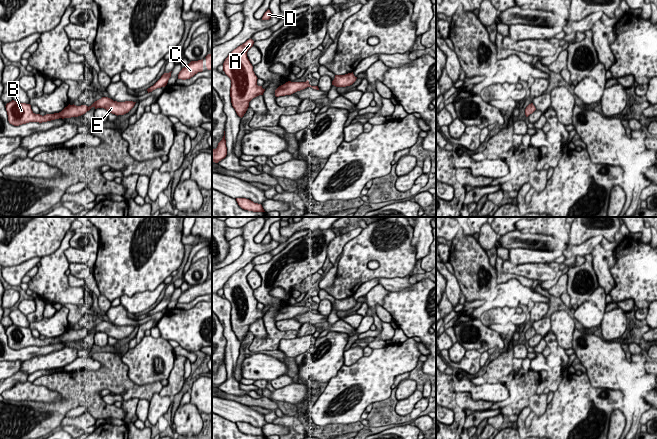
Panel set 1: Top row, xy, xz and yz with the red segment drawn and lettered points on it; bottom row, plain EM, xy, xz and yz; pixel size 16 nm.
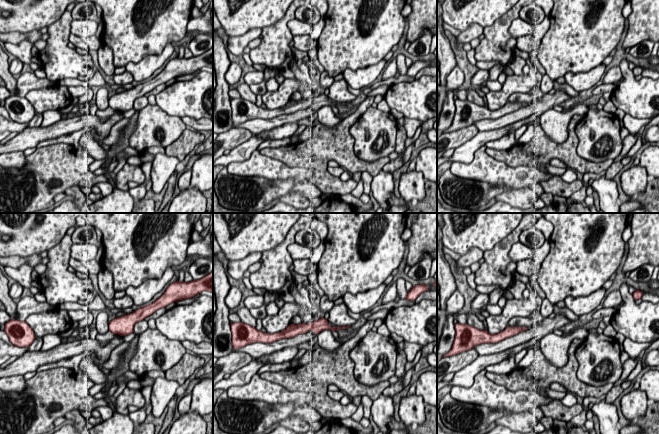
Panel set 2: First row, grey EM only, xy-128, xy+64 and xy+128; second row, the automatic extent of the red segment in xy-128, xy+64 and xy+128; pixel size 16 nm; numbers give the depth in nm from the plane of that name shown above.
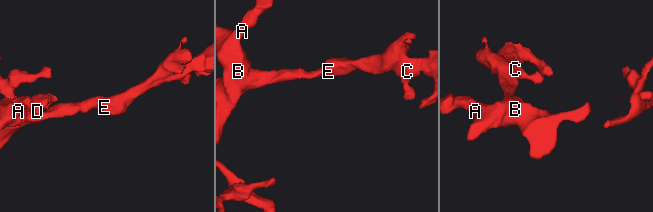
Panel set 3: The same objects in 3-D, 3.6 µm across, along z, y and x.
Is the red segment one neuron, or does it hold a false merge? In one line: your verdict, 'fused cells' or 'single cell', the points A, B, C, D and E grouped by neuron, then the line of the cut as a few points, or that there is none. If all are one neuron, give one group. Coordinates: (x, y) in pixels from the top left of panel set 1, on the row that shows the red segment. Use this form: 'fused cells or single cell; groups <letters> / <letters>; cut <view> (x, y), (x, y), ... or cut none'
fused cells; groups A B D / C E; cut xy (81, 106), (81, 109), (75, 116)

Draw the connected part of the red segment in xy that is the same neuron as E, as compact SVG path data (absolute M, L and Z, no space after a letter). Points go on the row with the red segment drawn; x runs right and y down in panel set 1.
M102 97L101 99L95 101L91 106L87 106L87 111L89 111L92 107L95 109L104 108L108 111L108 113L118 116L128 113L134 107L135 103L136 102L133 101L117 102L108 97Z

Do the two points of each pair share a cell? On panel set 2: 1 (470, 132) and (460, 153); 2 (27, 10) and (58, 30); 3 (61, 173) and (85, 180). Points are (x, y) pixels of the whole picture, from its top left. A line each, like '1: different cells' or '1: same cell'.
1: different cells
2: different cells
3: same cell

